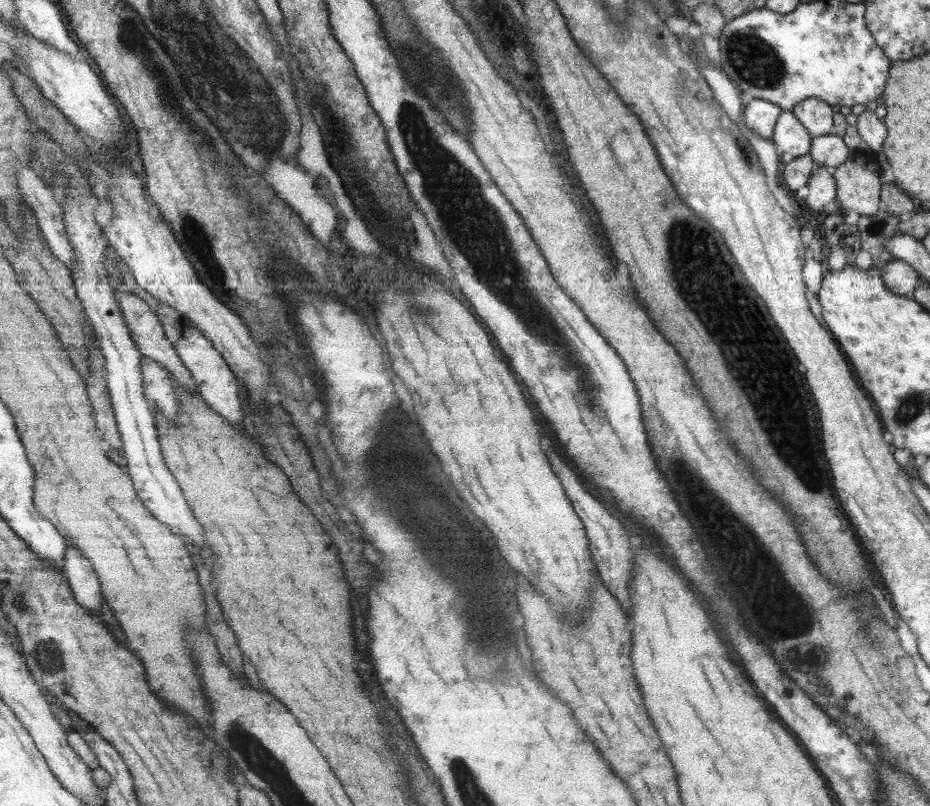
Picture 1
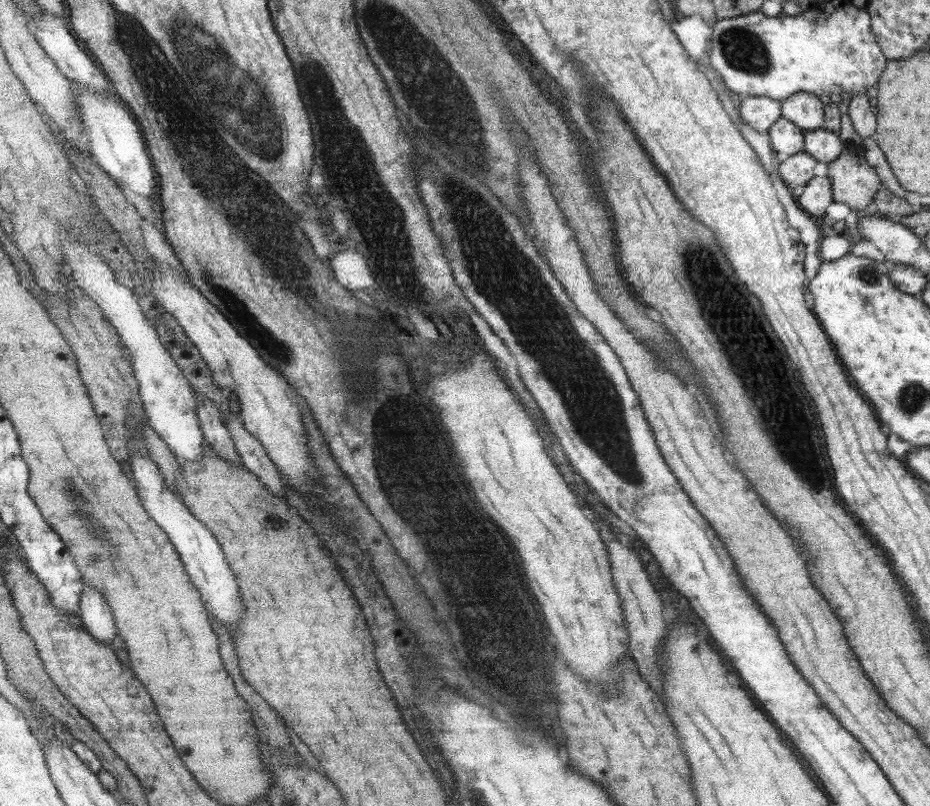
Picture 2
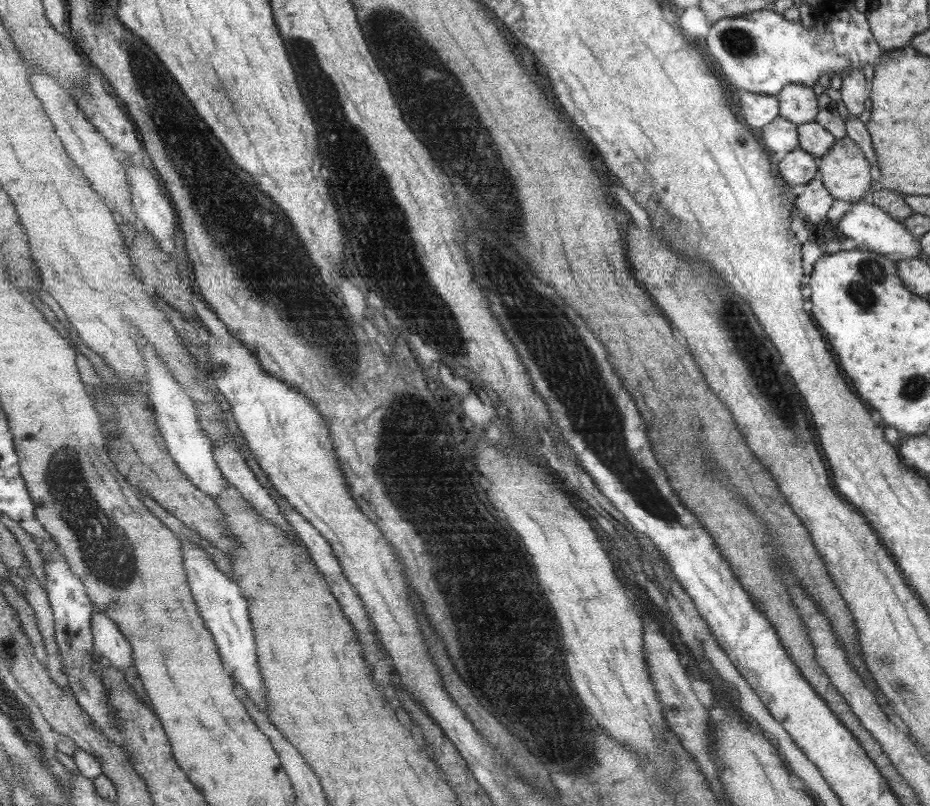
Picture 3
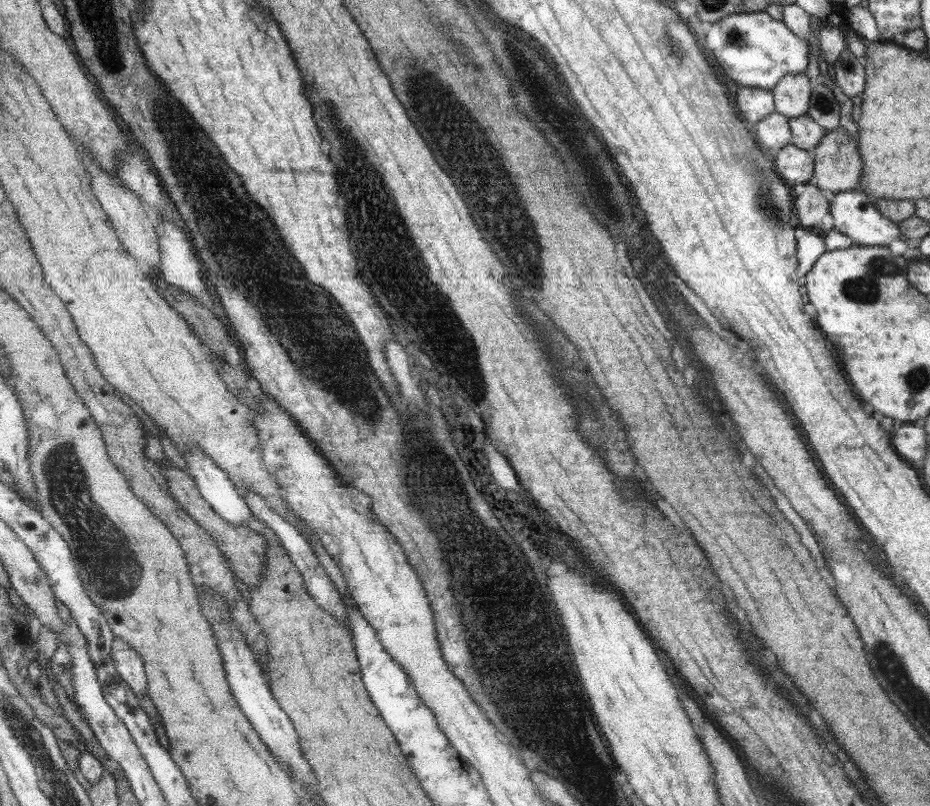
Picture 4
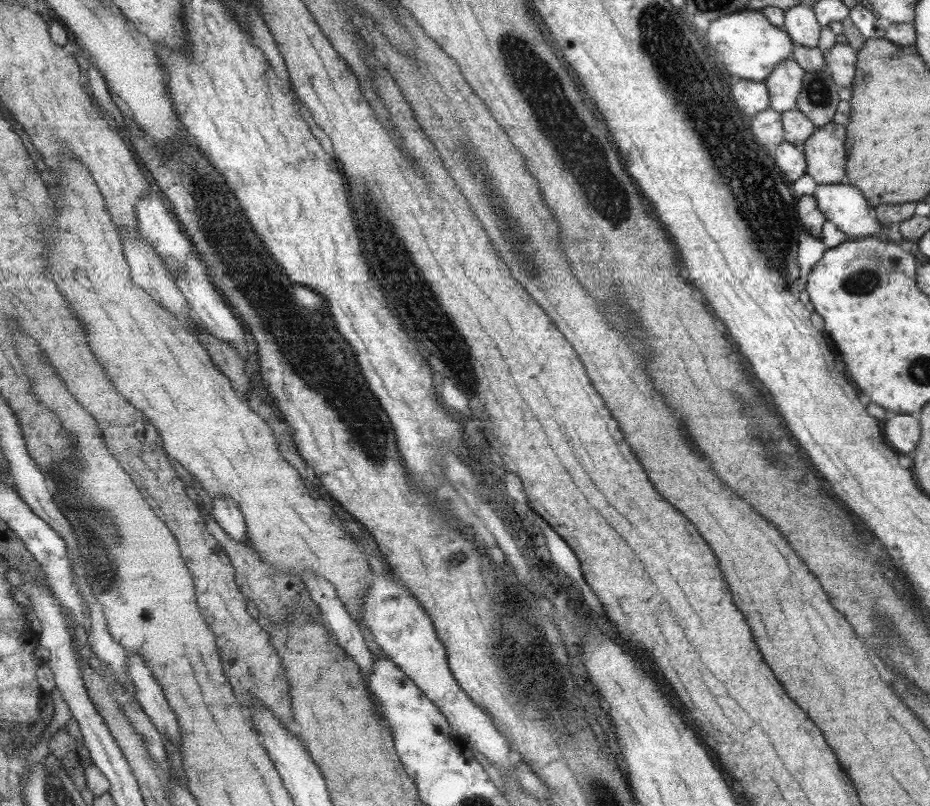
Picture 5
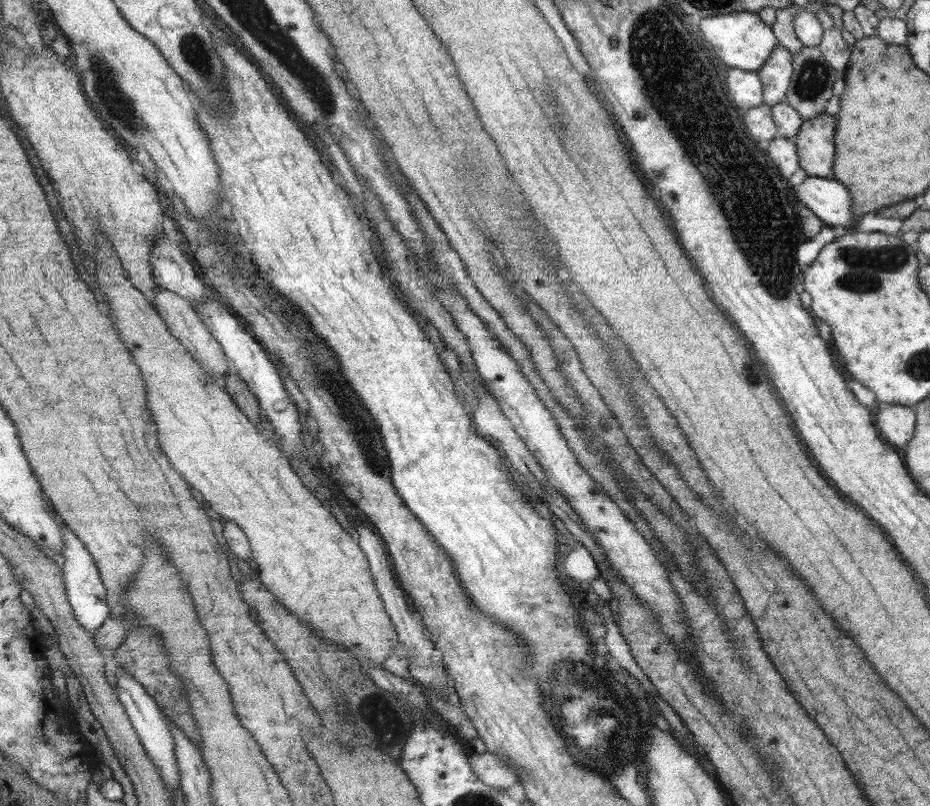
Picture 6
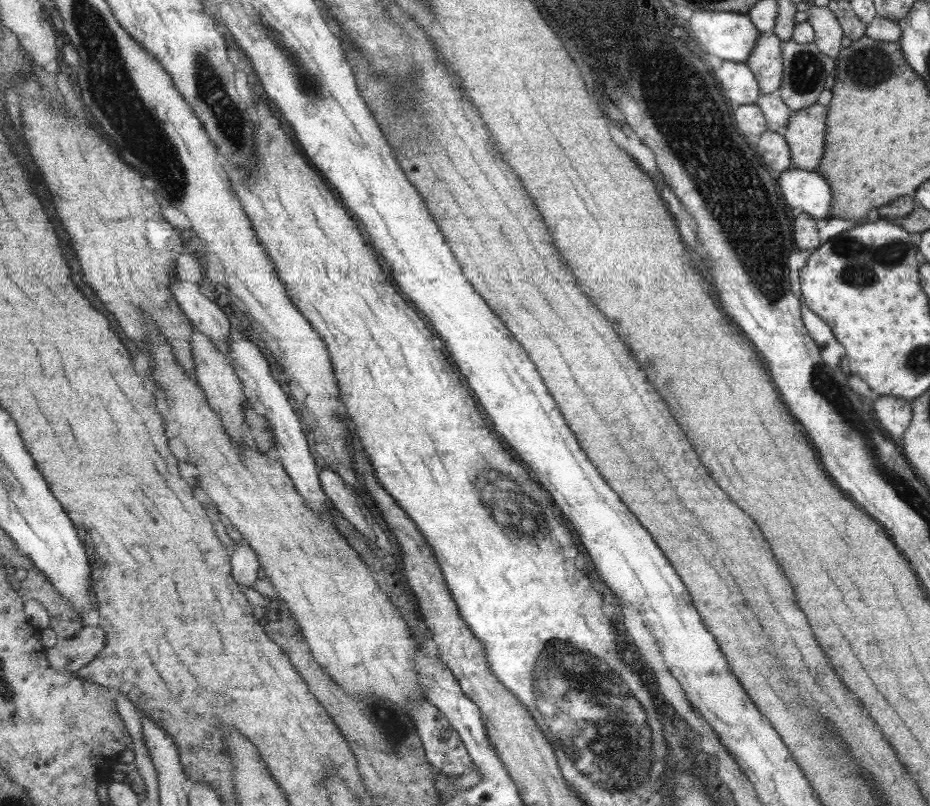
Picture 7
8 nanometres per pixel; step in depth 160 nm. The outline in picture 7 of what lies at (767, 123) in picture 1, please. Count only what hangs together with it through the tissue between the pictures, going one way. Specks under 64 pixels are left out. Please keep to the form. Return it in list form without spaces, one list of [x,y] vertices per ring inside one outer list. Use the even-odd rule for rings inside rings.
[[[722,61],[715,69],[715,80],[723,90],[723,96],[733,104],[755,104],[761,94],[753,70],[744,62]]]

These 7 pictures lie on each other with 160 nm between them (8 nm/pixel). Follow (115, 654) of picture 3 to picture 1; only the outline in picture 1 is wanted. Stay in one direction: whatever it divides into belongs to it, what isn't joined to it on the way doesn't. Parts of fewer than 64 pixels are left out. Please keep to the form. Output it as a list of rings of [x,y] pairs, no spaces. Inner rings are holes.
[[[68,542],[65,553],[65,574],[79,605],[99,617],[106,600],[99,576],[89,558],[77,550],[72,542]]]

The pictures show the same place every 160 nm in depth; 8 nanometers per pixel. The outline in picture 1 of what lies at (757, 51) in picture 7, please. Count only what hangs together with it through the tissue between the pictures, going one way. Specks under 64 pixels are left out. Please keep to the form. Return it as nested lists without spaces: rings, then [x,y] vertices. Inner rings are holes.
[[[811,98],[791,108],[793,116],[807,129],[810,137],[825,136],[833,132],[834,108],[825,101]]]

